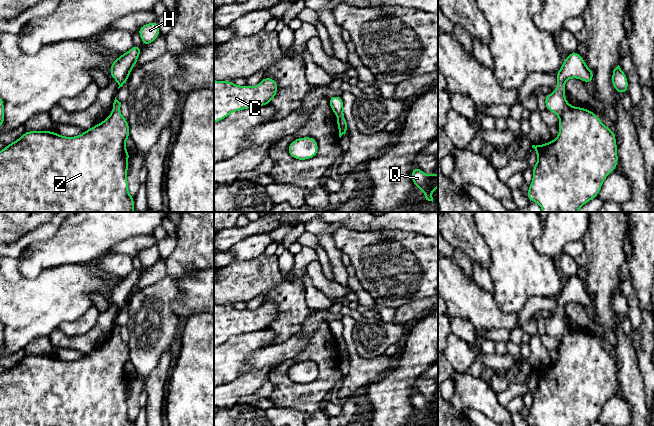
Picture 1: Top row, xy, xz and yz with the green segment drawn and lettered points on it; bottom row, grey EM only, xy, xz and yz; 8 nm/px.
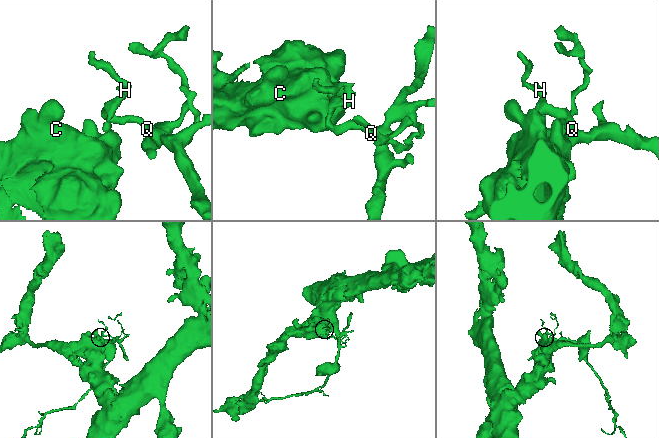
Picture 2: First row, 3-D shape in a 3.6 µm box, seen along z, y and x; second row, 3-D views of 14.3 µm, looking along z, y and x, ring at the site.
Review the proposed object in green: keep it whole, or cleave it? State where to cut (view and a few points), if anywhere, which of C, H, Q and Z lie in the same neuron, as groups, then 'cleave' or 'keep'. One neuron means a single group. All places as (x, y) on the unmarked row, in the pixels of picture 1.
cut in yz along (569, 329), (559, 342); C Z / H Q; cleave

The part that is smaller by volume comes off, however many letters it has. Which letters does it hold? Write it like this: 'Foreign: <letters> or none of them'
Foreign: H, Q

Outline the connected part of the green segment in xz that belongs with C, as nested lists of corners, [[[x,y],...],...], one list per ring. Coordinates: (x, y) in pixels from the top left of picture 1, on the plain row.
[[[264,301],[254,311],[247,308],[238,310],[231,305],[214,304],[214,347],[235,335],[270,328],[277,315],[278,307],[268,301]]]

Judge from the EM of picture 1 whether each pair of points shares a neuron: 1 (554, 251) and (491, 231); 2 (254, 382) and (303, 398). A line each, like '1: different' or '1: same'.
1: different
2: different

